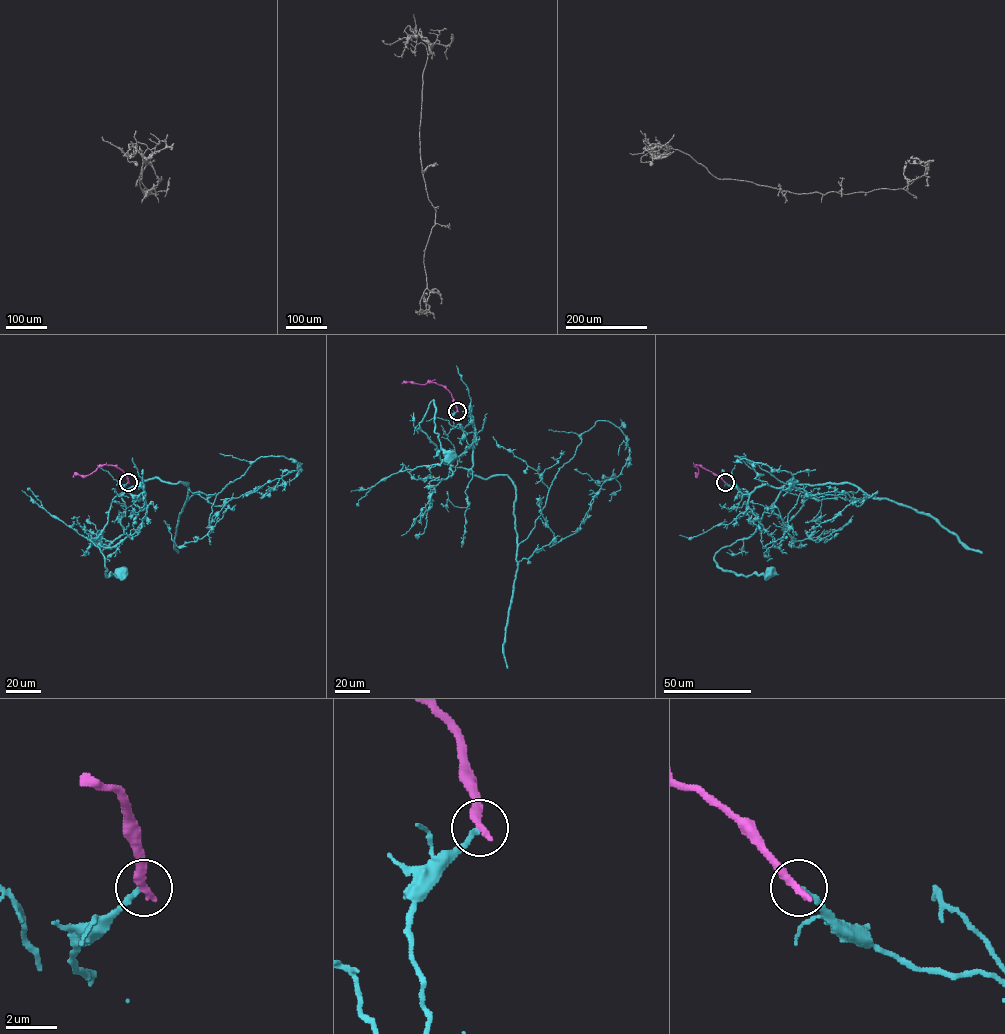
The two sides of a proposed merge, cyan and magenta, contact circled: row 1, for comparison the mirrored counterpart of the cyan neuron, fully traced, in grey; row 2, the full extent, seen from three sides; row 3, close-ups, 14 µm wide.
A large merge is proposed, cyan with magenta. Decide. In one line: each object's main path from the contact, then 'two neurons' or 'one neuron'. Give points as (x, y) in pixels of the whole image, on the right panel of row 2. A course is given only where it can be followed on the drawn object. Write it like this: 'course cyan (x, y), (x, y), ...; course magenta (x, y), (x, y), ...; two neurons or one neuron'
course cyan (724, 482), (739, 495), (783, 486), (756, 530), (714, 557), (738, 575), (769, 572); course magenta (724, 482), (696, 465), (697, 477); two neurons

